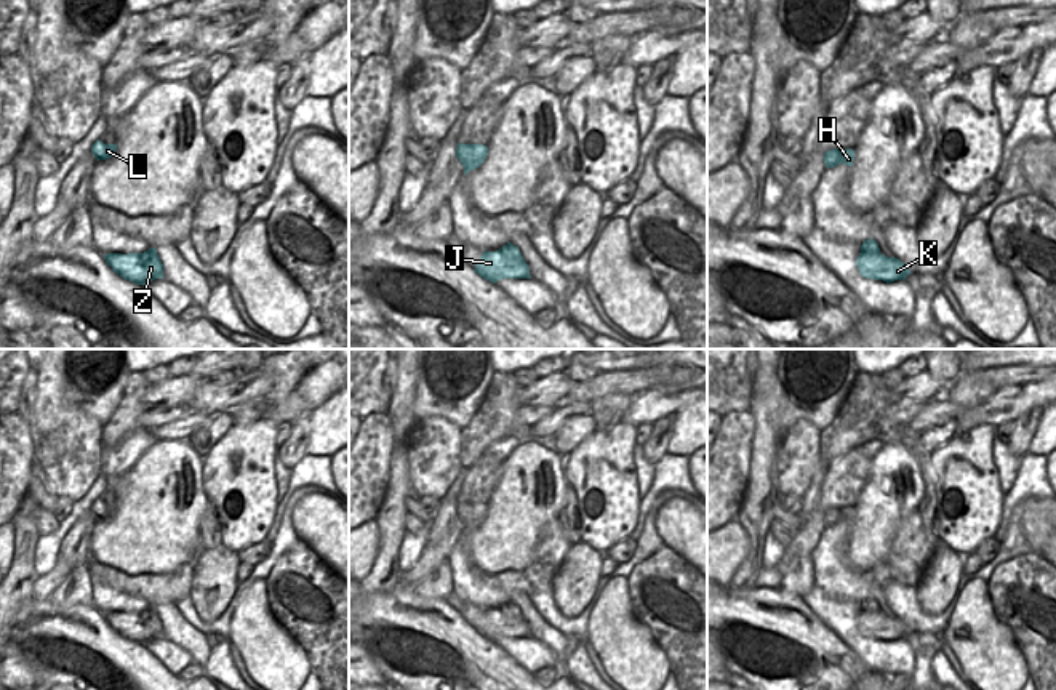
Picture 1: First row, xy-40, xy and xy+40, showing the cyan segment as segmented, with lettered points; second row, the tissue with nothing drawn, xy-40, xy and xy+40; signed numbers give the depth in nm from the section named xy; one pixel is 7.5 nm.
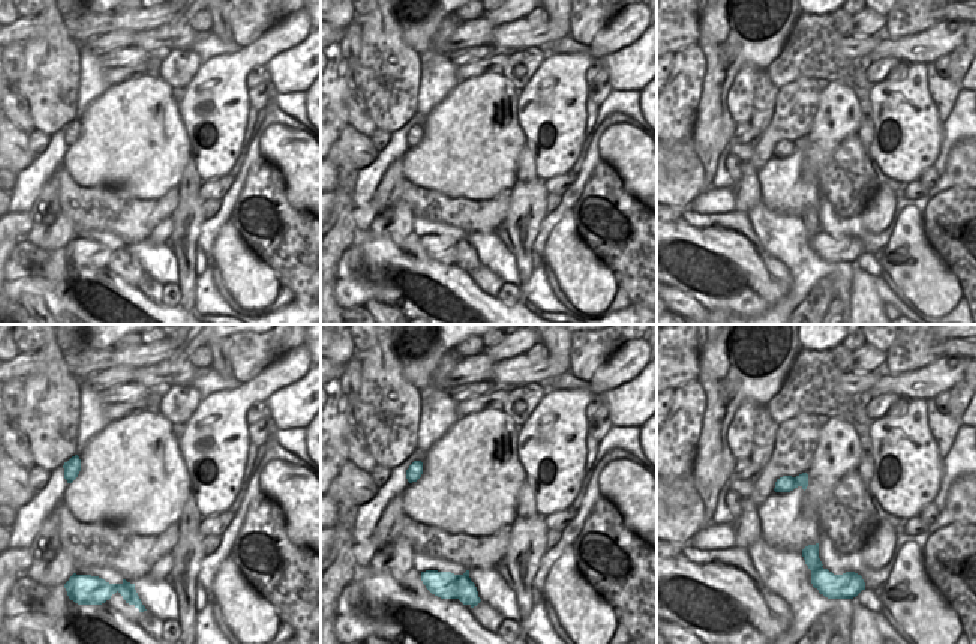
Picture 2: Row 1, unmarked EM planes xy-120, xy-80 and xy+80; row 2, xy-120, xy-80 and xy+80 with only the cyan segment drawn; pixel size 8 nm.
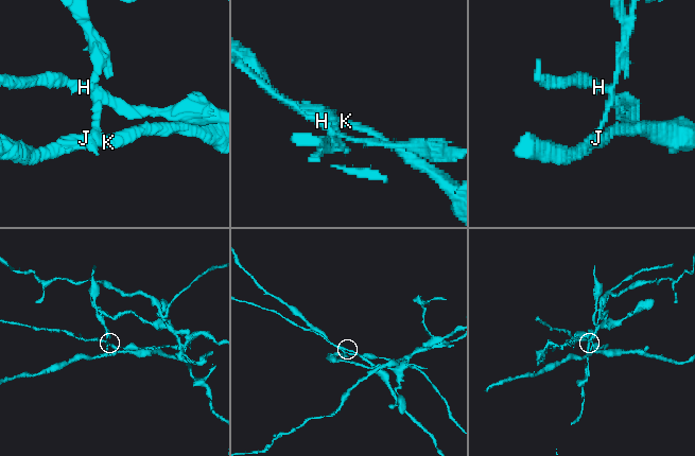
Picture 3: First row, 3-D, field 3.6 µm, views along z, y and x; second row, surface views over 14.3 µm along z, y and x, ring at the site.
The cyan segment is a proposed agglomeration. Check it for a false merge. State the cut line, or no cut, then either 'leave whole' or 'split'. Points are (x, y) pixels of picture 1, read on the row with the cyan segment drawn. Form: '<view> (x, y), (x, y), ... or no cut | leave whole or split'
xy+40 (863, 244), (877, 248) | split

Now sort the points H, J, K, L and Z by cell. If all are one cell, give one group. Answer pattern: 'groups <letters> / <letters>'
groups H L / J K Z

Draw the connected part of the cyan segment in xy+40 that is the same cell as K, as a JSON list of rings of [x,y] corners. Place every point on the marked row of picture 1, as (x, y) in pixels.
[[[864,243],[861,245],[856,266],[862,277],[883,280],[886,283],[904,280],[912,274],[910,269],[898,258],[888,258],[880,253],[880,248],[867,248]]]

